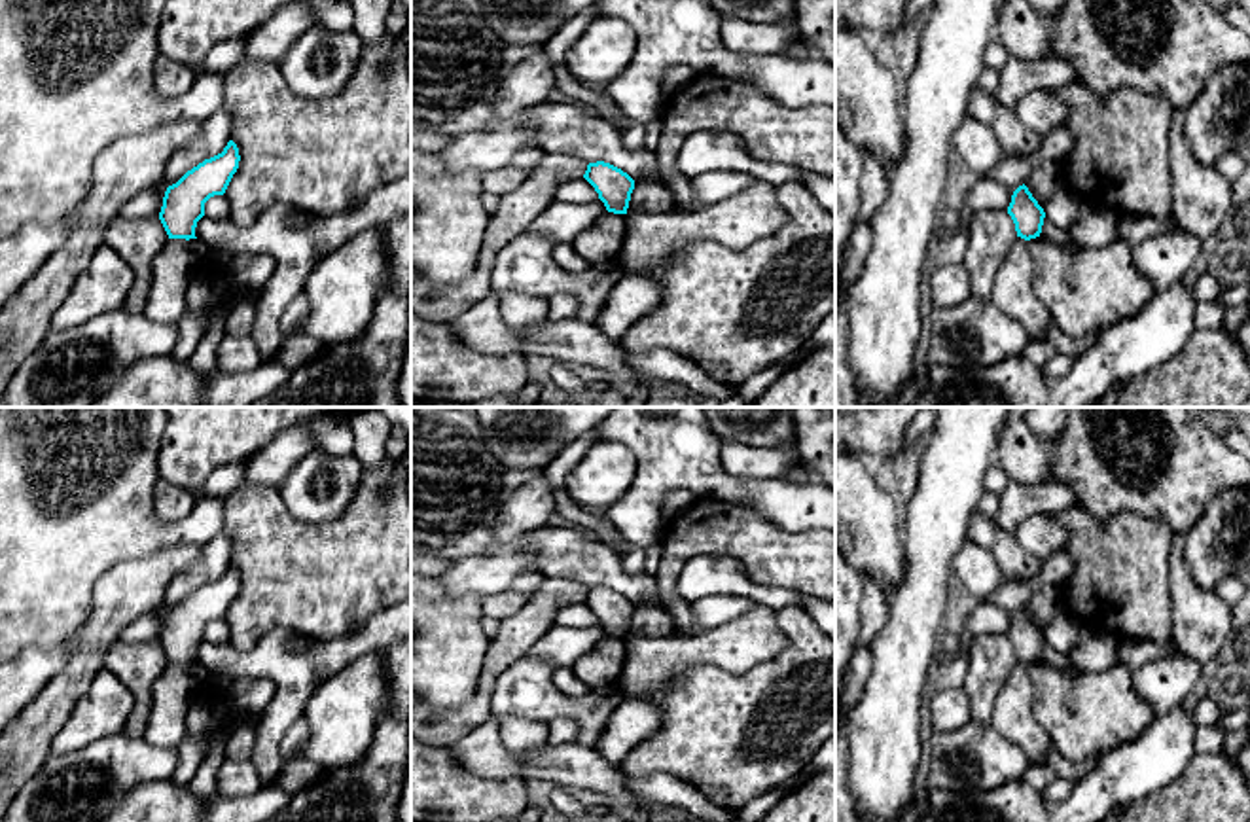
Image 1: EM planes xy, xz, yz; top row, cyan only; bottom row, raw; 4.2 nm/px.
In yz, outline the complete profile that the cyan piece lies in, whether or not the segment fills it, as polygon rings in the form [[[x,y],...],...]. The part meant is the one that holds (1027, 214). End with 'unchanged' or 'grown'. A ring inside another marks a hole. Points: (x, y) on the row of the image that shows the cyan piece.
[[[1025,184],[1013,191],[1008,214],[1015,223],[1017,237],[1025,241],[1040,237],[1045,212]]]; unchanged

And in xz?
[[[597,161],[589,163],[583,178],[595,188],[608,212],[627,214],[634,180],[621,169]]]; unchanged

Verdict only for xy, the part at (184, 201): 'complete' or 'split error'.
complete

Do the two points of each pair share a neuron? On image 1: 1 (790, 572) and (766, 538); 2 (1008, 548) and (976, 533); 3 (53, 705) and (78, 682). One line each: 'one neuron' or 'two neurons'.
1: one neuron
2: one neuron
3: one neuron

